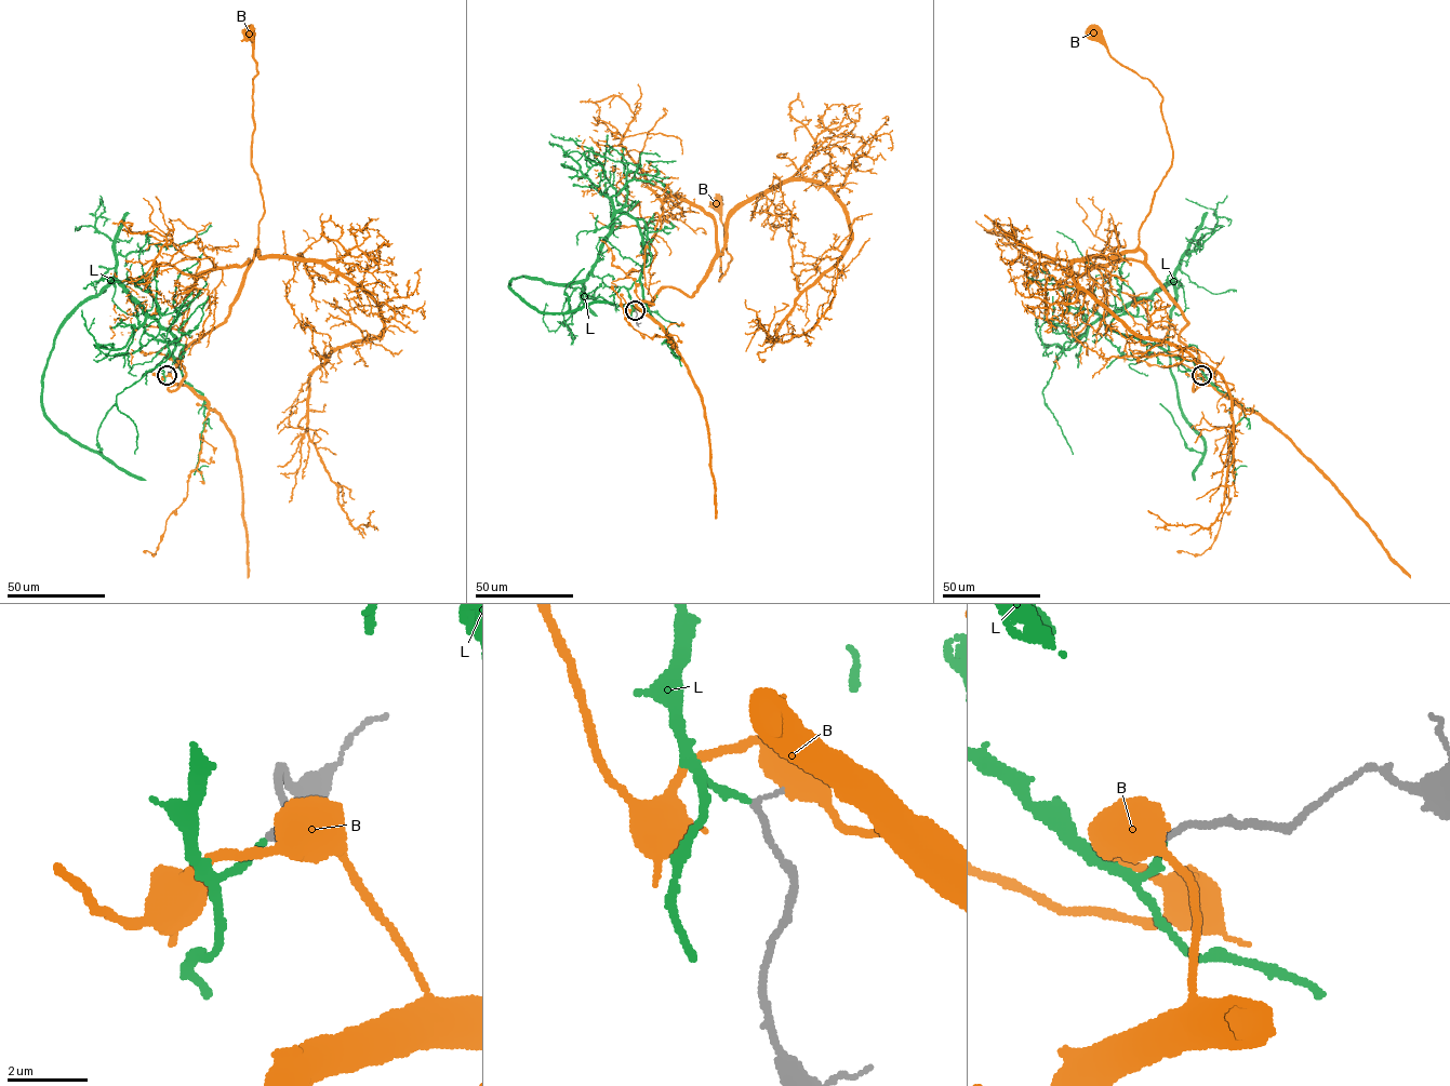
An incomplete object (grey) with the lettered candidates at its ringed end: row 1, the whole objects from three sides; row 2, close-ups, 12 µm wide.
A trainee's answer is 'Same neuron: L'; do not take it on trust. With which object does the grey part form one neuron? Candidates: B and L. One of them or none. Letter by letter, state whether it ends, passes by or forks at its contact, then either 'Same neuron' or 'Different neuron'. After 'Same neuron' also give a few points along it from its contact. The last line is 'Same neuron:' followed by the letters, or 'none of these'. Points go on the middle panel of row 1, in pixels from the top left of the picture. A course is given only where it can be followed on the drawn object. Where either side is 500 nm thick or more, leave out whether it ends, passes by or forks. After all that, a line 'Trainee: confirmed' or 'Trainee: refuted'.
B: Different neuron
L: It ends there. Same neuron. Its course: (635, 309), (627, 289), (644, 246), (625, 213), (584, 280), (510, 287), (539, 312), (566, 312), (584, 268)
Same neuron: L
Trainee: confirmed

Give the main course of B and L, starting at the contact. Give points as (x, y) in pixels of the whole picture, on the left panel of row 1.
B: (169, 375), (175, 390), (180, 353), (223, 322), (257, 247), (249, 34)
L: (167, 375), (160, 364), (177, 340), (111, 281), (55, 336), (42, 407), (100, 453), (97, 429), (117, 403)

